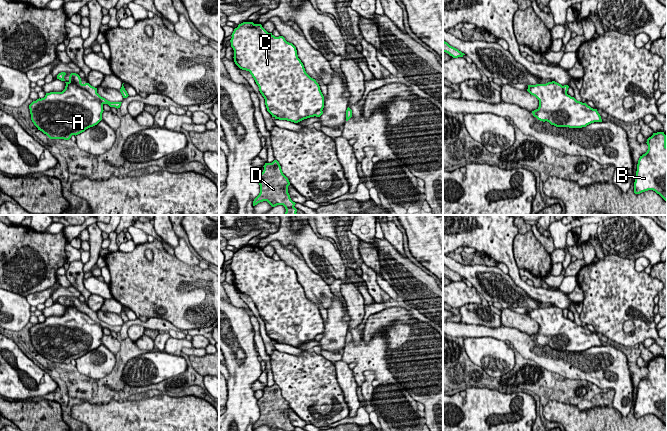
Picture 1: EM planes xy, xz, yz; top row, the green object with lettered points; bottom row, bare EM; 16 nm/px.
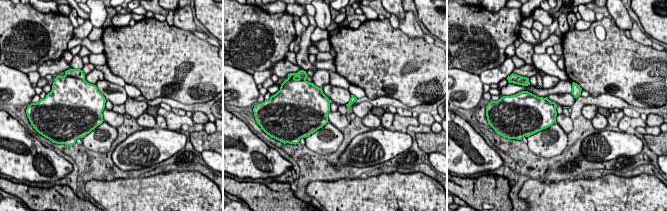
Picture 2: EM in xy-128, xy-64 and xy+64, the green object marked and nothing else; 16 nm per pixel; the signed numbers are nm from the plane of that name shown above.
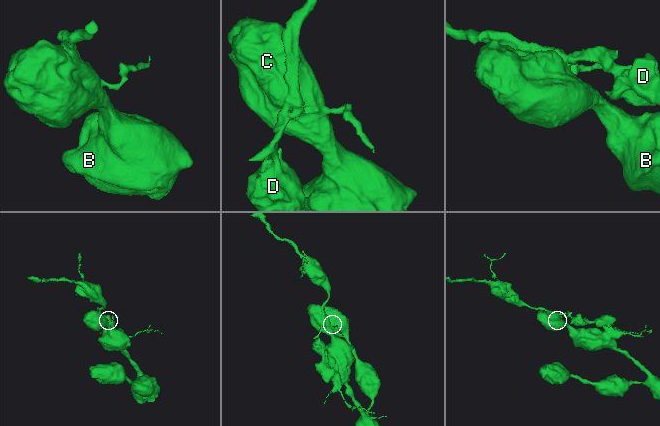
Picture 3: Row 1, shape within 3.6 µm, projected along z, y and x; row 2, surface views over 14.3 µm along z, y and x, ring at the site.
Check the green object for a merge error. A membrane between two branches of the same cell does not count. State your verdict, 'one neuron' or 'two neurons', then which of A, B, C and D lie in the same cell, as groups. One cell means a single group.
two neurons | A B C / D

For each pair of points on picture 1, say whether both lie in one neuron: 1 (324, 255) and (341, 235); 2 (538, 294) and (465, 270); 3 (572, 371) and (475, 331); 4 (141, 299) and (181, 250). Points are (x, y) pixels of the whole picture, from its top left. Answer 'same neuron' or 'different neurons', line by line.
1: different neurons
2: different neurons
3: same neuron
4: different neurons

